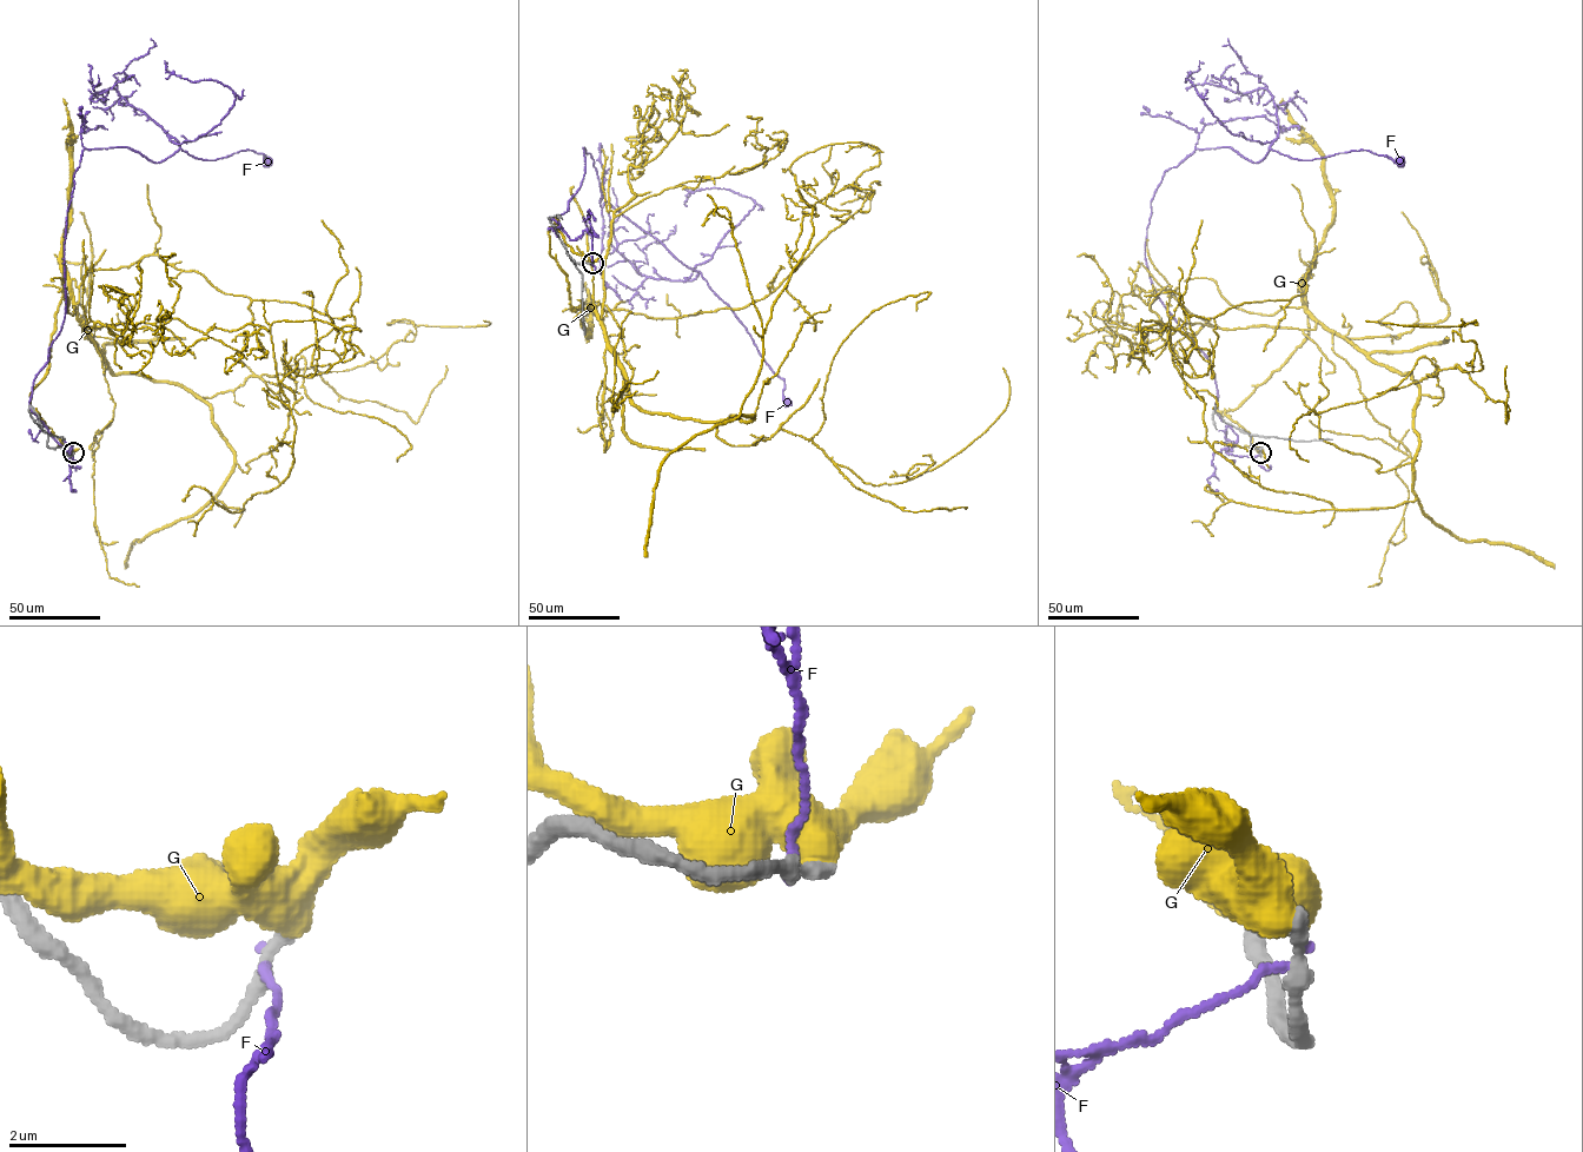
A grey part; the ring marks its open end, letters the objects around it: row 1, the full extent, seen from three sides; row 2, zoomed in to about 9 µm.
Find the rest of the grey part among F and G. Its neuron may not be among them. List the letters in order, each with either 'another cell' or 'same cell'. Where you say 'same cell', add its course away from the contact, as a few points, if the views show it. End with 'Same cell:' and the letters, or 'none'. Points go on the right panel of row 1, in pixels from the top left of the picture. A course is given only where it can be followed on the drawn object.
F: another cell
G: another cell
Same cell: none

